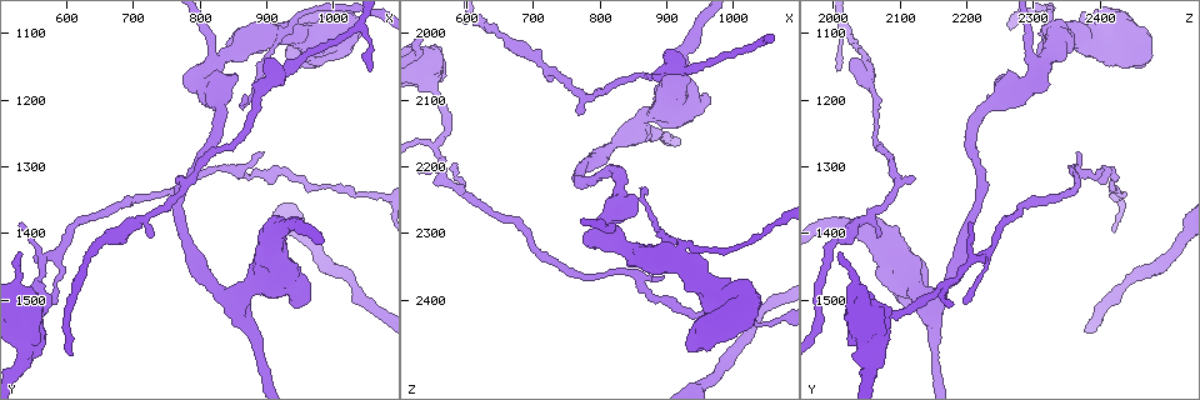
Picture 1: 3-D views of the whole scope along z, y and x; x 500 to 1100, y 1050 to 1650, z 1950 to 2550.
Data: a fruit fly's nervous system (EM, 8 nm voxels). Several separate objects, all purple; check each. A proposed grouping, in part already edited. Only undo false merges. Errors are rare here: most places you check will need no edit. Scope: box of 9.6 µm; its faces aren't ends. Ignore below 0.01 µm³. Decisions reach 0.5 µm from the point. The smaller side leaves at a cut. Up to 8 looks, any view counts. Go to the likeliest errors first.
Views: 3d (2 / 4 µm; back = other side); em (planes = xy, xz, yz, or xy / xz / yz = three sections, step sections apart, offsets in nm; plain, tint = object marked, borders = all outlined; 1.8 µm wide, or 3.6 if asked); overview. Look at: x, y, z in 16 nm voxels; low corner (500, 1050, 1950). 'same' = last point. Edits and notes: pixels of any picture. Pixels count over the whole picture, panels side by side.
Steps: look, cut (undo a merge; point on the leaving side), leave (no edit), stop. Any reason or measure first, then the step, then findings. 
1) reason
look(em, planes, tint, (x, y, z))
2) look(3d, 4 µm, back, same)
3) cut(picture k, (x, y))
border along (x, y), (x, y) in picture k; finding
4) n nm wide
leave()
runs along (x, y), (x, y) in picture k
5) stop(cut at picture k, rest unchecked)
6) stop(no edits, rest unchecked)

four or more arms meet
look(em, yz, step 16, plain, (915, 1100, 2320))

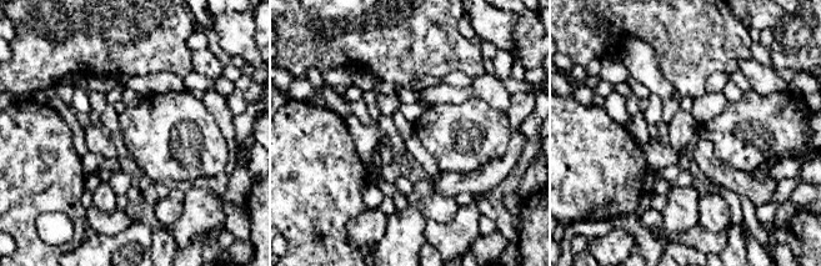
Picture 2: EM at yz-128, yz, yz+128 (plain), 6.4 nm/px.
where the object lies
look(em, yz, step 16, tint, same)

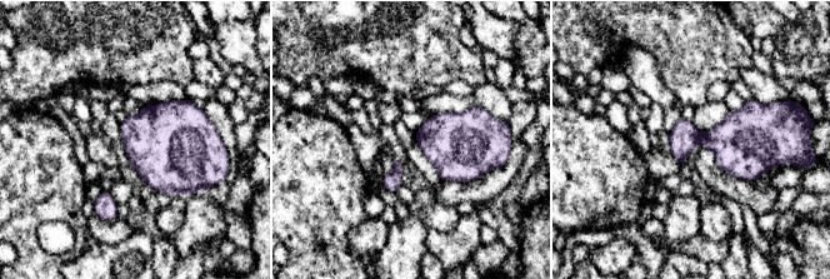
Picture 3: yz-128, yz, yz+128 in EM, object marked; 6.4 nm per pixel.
cut(picture 3, (683, 138))
border along (700, 133), (696, 139) in picture 3; two neurons meet here

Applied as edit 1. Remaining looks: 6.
redraw
look(overview)

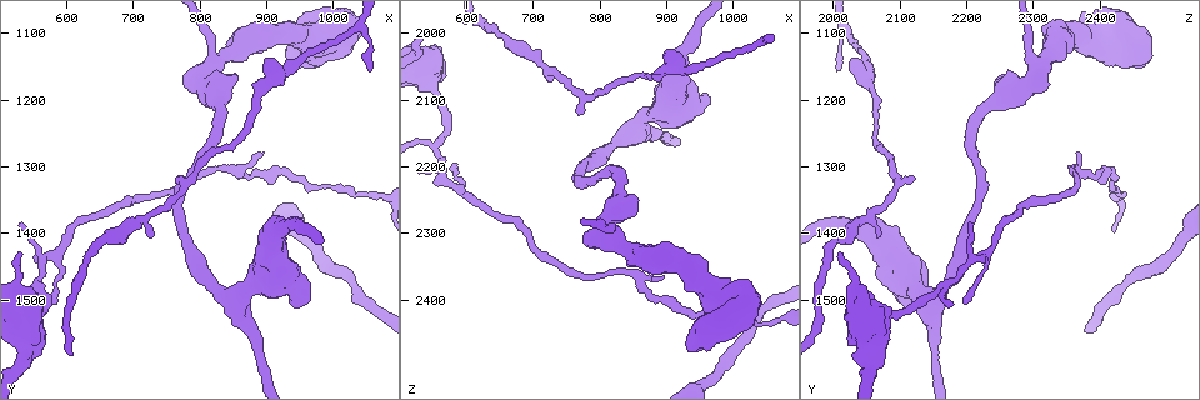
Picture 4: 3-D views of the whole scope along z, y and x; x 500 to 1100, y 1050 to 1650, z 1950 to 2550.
sharp bend
look(em, planes, tint, (1005, 1105, 2415))

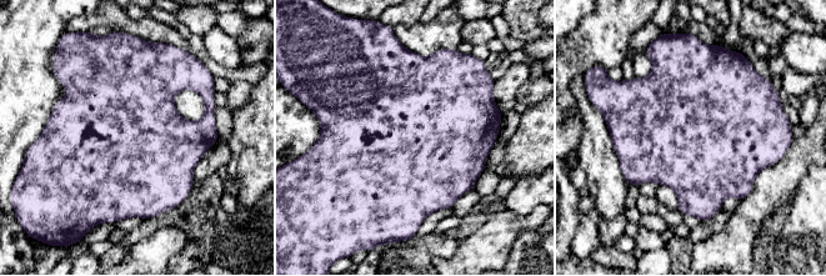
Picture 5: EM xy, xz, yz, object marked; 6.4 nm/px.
leave()
all the same neuron

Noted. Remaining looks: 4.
a fork
look(3d, 2 µm, (850, 1495, 2140))

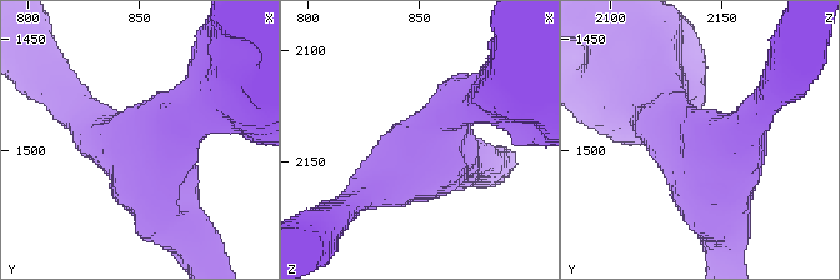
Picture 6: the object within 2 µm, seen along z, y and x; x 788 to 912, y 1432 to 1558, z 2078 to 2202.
3 arms; arms of 240, 360, 500 nm; shape alone is not enough
look(em, yz, step 8, tint, (852, 1497, 2141))

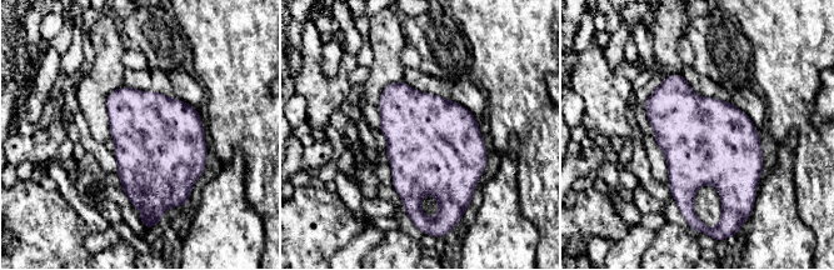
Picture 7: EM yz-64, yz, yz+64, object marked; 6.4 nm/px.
look(em, planes, tint, same)

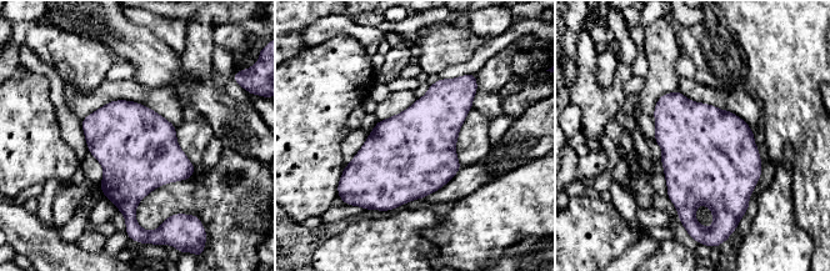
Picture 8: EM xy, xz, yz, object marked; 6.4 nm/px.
leave()
all the same neuron

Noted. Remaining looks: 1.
stop(cut at picture 3, rest unchecked)

